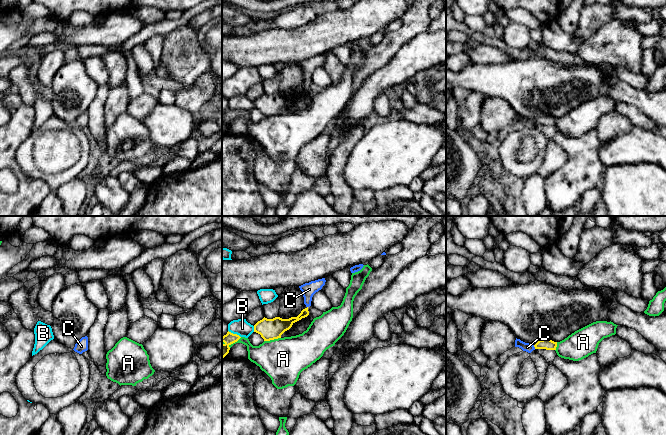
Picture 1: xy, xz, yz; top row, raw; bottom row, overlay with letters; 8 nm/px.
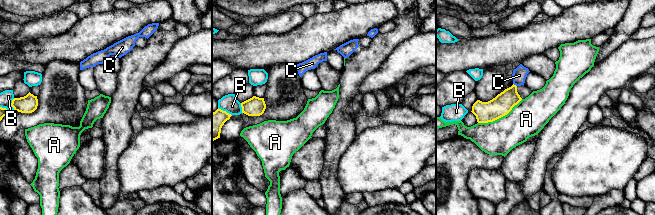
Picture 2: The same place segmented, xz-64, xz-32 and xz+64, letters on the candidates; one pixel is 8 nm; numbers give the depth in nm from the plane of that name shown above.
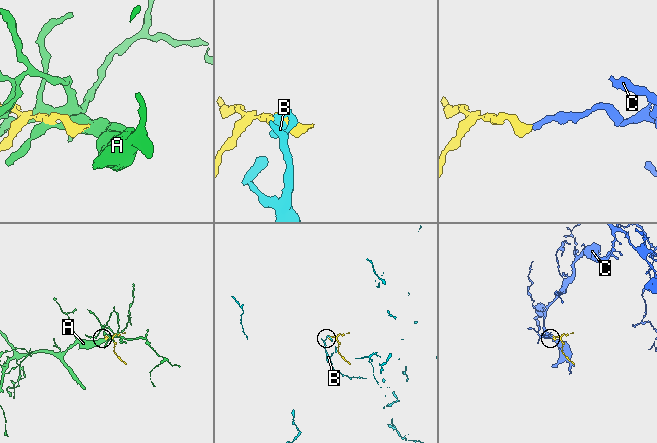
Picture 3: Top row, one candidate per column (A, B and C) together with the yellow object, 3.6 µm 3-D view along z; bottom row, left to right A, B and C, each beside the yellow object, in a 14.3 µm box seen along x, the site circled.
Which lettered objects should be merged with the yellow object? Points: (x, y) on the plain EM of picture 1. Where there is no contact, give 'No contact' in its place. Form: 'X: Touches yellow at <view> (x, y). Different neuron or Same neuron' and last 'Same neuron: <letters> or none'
A: Touches yellow at xz (272, 115). Different neuron
B: Touches yellow at xz (254, 105). Different neuron
C: Touches yellow at yz (534, 122). Same neuron
Same neuron: C

